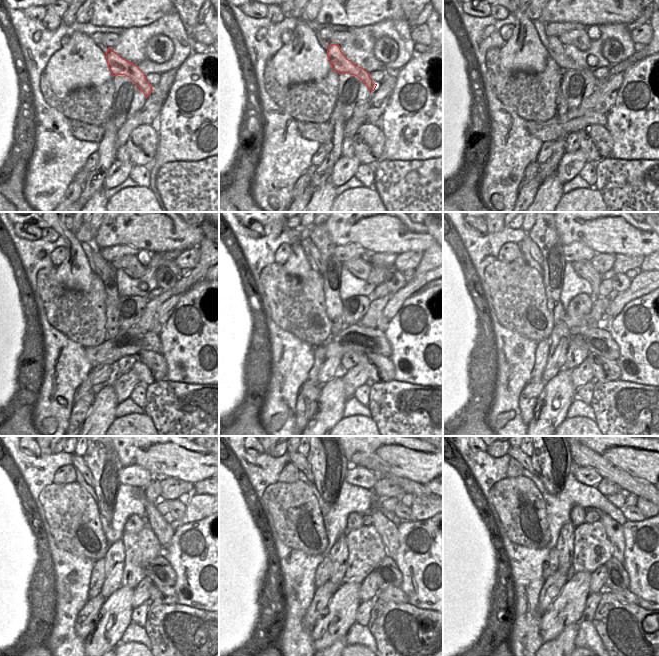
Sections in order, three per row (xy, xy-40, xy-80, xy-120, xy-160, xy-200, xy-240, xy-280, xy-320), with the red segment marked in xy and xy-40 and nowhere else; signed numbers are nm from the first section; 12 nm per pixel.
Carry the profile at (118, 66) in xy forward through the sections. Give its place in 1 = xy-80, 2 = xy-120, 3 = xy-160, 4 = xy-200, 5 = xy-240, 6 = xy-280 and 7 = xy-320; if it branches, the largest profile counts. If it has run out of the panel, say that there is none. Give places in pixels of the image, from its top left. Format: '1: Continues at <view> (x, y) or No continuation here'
1: Continues at xy-80 (555, 49)
2: Continues at xy-120 (102, 268)
3: Continues at xy-160 (314, 252)
4: Continues at xy-200 (535, 252)
5: Continues at xy-240 (77, 461)
6: Continues at xy-280 (300, 461)
7: Continues at xy-320 (525, 461)

